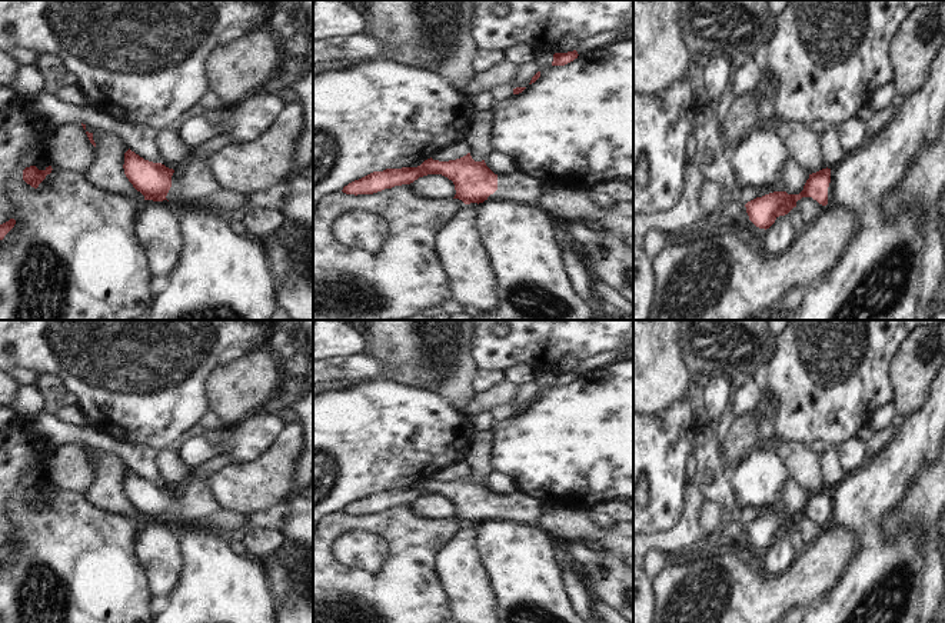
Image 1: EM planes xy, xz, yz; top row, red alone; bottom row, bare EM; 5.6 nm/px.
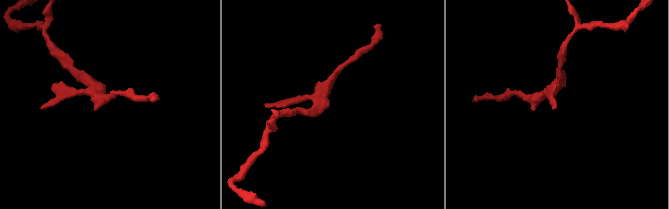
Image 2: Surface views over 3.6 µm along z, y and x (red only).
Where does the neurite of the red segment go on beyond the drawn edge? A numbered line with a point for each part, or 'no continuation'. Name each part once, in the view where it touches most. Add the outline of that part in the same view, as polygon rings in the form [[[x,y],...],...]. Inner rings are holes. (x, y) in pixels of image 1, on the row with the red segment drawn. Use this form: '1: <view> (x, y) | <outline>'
1: xy (195, 180) | [[[227,130],[206,139],[193,149],[193,157],[184,163],[183,169],[172,176],[172,187],[166,199],[174,206],[213,193],[220,184],[213,177],[207,164],[209,156],[217,149],[232,143]]]

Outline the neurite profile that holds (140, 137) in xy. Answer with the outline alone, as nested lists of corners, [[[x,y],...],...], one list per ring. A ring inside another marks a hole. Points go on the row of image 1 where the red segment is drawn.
[[[40,90],[36,94],[17,94],[27,100],[33,110],[43,114],[54,126],[66,123],[83,123],[116,133],[132,151],[144,160],[160,163],[160,153],[156,144],[157,127],[146,123],[119,120],[102,109],[77,106],[60,100],[56,94]]]

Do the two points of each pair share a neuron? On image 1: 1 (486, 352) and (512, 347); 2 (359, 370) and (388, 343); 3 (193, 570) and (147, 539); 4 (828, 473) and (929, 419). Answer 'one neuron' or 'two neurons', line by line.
1: one neuron
2: two neurons
3: two neurons
4: two neurons

